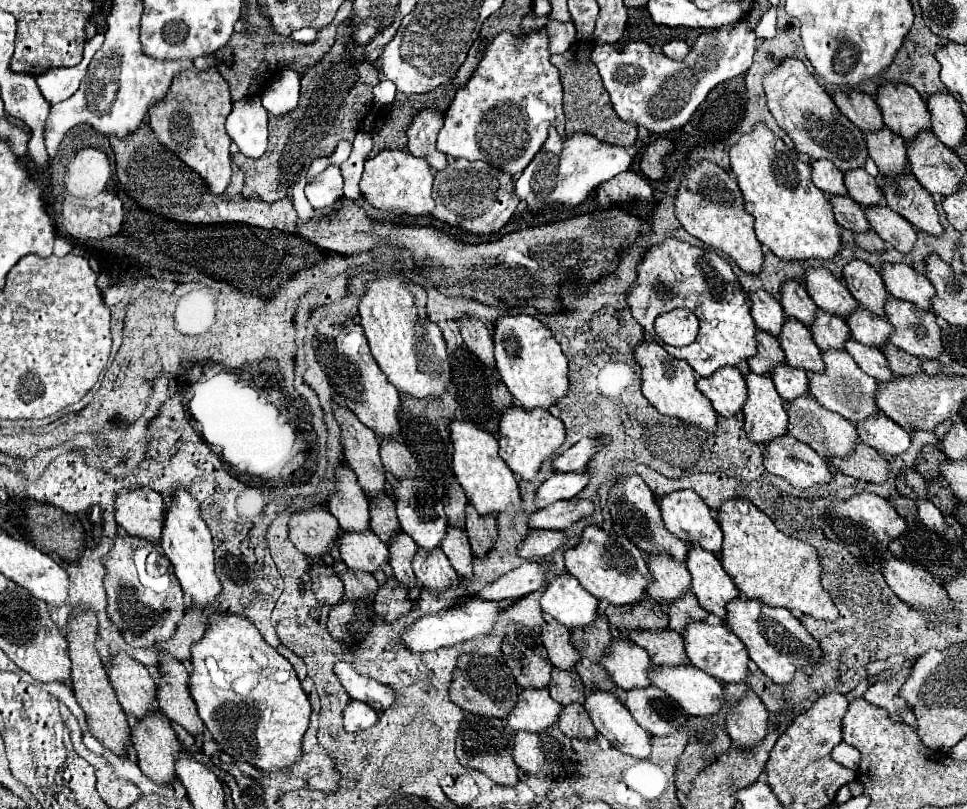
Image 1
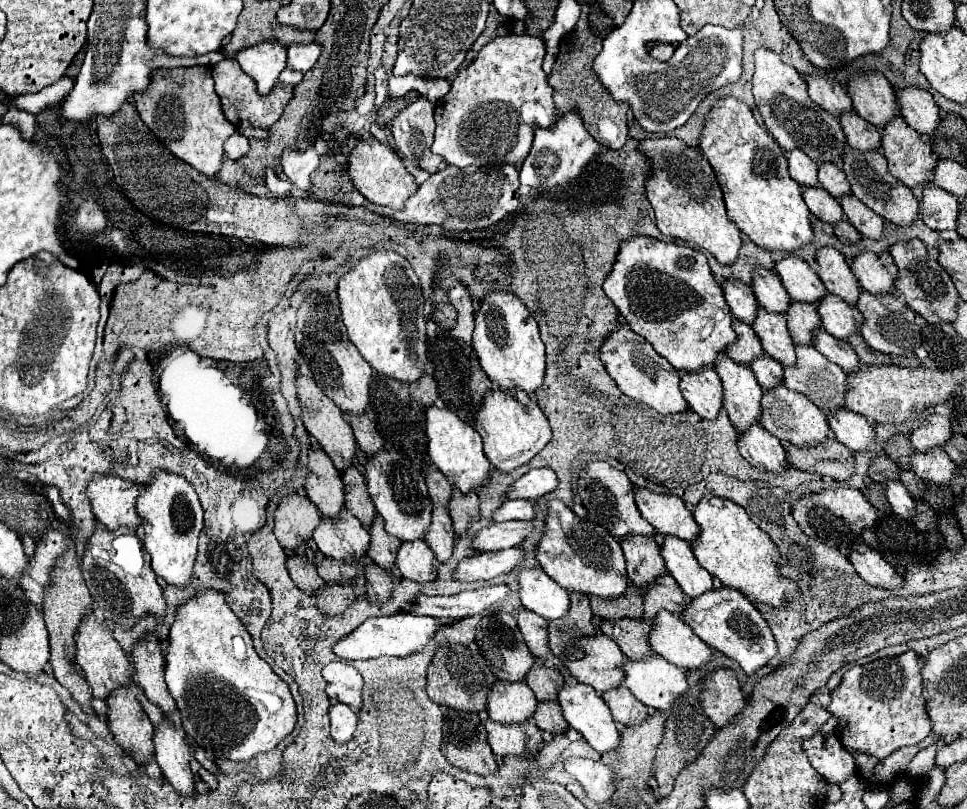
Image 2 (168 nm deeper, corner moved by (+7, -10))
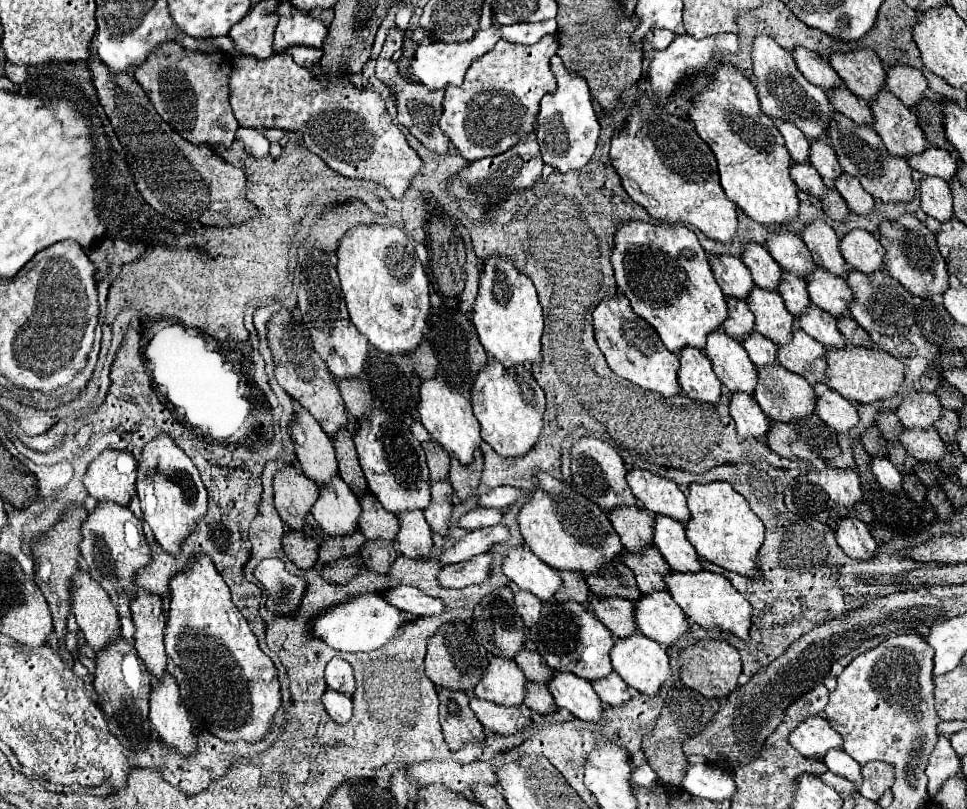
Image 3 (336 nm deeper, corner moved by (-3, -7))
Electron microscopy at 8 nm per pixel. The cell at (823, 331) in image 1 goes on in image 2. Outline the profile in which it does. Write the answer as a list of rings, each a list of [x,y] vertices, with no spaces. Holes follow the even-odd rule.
[[[791,300],[785,316],[787,316],[787,328],[789,328],[793,342],[795,344],[813,344],[813,330],[821,326],[815,304]]]

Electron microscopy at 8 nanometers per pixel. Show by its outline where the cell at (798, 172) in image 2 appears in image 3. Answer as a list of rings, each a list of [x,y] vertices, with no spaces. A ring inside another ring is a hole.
[[[789,121],[781,123],[779,131],[785,137],[785,147],[789,149],[793,161],[795,163],[809,163],[809,147],[811,147],[811,143],[805,139],[805,135],[799,129],[795,129],[795,125],[789,123]]]

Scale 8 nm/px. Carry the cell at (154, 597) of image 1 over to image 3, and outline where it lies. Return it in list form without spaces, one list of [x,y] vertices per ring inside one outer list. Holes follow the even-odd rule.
[[[99,503],[81,527],[81,555],[89,567],[91,577],[103,585],[109,595],[133,593],[137,571],[151,563],[151,549],[143,533],[143,521],[139,521],[127,507],[115,503]]]

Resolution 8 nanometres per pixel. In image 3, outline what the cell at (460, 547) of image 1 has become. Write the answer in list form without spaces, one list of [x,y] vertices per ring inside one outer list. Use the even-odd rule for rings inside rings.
[[[449,481],[431,483],[431,505],[425,511],[425,519],[433,533],[449,535],[449,523],[453,513],[453,487]]]

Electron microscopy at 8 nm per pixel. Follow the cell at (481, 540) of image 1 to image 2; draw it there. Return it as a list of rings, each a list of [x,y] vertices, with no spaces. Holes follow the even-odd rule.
[[[453,486],[449,514],[453,520],[453,528],[457,534],[465,534],[465,530],[479,518],[479,498],[475,492],[463,494],[459,488]]]

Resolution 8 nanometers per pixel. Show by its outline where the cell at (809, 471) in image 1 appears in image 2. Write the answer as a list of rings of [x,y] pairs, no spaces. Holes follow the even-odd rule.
[[[759,422],[751,424],[745,432],[739,432],[737,448],[739,454],[759,470],[781,472],[789,466],[789,462],[785,460],[783,444],[773,434],[765,432]]]

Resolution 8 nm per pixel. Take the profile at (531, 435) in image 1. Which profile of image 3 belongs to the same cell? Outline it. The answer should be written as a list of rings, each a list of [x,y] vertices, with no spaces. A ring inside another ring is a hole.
[[[489,359],[485,369],[477,375],[471,391],[473,413],[481,425],[481,437],[487,441],[495,453],[501,457],[523,457],[531,451],[531,445],[539,441],[543,431],[543,413],[545,413],[545,393],[537,385],[527,367],[505,369],[499,361]],[[517,387],[527,387],[517,397]]]

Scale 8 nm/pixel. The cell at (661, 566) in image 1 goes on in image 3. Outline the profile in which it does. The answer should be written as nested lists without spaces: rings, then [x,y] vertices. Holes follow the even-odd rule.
[[[623,507],[619,511],[609,513],[609,519],[621,537],[623,547],[629,553],[641,553],[643,547],[655,547],[653,543],[655,517],[649,511],[637,507]]]

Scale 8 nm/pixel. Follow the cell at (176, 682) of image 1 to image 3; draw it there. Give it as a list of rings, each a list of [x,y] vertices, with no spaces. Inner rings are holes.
[[[139,589],[137,597],[131,603],[131,615],[135,623],[135,651],[143,659],[147,671],[163,679],[167,673],[167,653],[163,645],[163,603],[157,595]]]

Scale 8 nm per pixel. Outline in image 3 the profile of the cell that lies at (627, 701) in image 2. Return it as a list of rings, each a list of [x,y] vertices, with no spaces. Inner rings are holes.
[[[611,673],[609,677],[595,681],[593,689],[603,699],[603,703],[611,705],[611,707],[621,707],[621,705],[629,703],[629,699],[633,697],[631,689],[617,673]]]

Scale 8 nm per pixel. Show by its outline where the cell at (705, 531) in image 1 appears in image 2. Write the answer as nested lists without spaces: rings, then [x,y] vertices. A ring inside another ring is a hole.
[[[635,488],[635,504],[641,516],[663,536],[673,534],[687,542],[693,542],[695,536],[699,536],[699,526],[679,496]]]

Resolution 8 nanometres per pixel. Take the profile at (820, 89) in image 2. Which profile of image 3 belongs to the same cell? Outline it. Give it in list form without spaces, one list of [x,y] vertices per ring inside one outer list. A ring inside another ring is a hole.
[[[797,47],[793,51],[793,59],[795,59],[799,71],[803,73],[803,77],[809,83],[813,83],[813,85],[817,85],[817,87],[821,87],[825,91],[843,87],[841,77],[835,73],[835,69],[821,55],[817,55],[817,53],[809,51],[809,49],[803,49],[803,47],[799,49]]]

